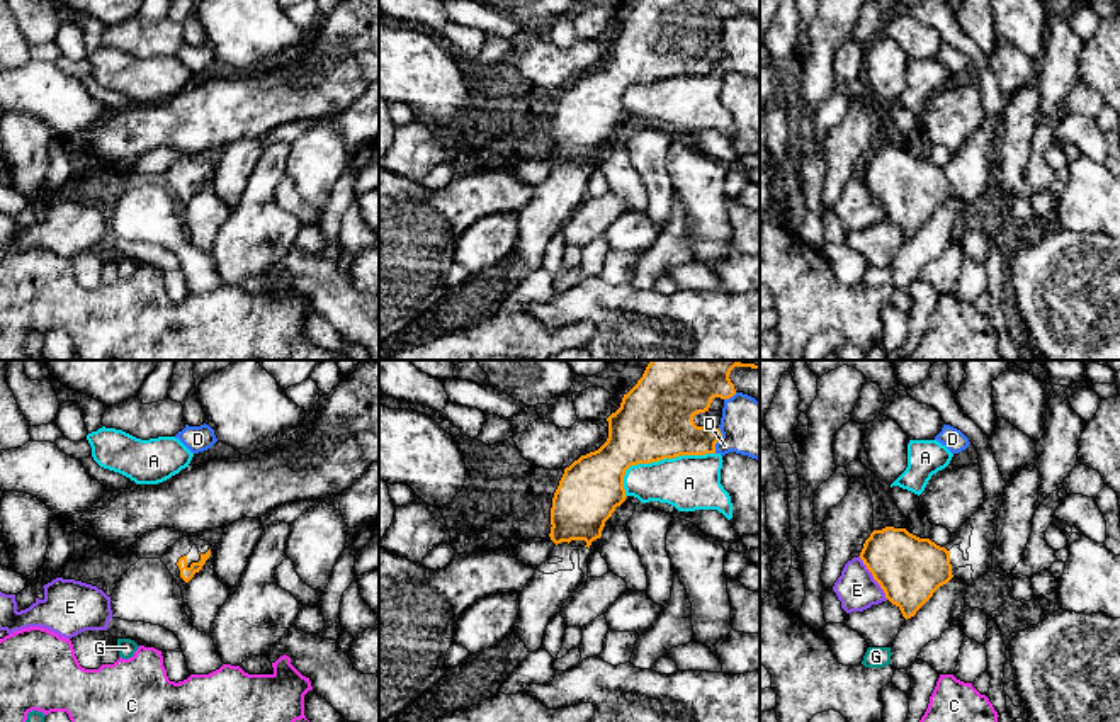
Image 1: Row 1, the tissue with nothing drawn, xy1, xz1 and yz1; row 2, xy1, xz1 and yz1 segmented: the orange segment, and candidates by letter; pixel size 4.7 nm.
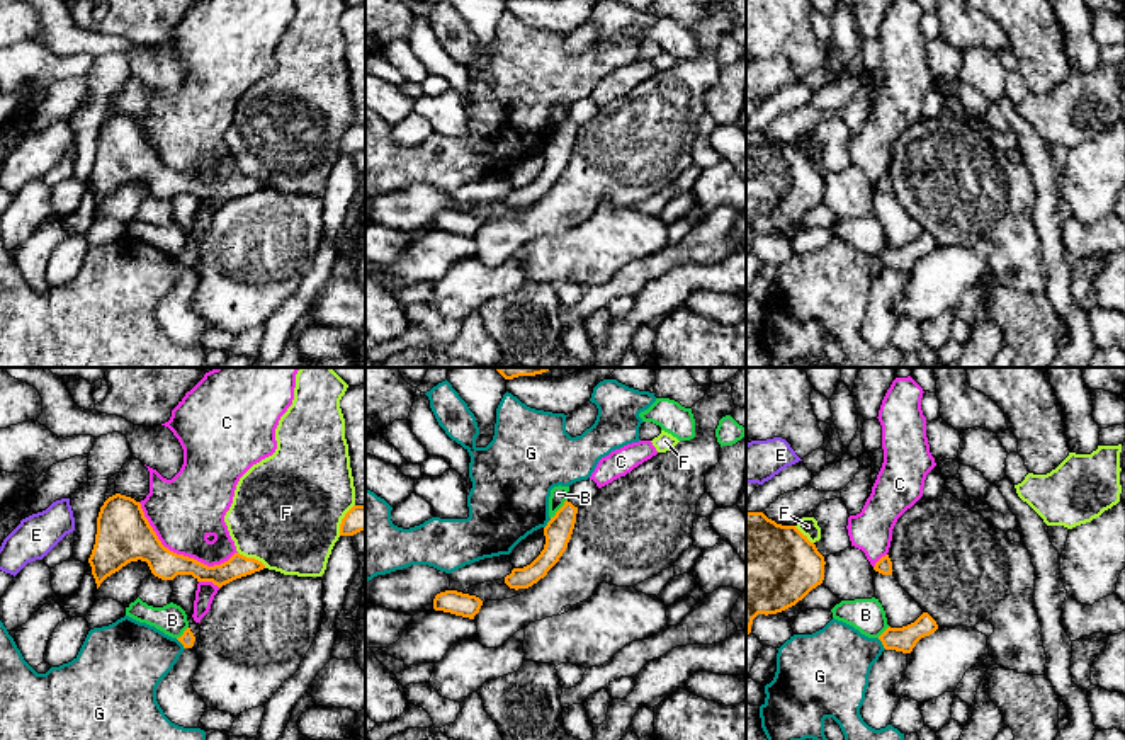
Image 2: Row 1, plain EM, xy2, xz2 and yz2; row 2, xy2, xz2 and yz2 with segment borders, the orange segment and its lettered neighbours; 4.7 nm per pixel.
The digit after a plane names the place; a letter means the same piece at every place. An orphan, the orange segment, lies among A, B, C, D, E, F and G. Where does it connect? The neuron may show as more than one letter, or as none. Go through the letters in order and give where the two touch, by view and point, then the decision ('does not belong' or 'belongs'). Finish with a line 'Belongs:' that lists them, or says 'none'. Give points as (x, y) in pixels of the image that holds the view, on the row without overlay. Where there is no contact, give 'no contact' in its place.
A: meets orange in xz1 at (658, 78); does not belong
B: meets orange in xz2 at (559, 128); does not belong
C: meets orange in xy2 at (179, 174); does not belong
D: meets orange in xz1 at (718, 60); does not belong
E: meets orange in yz1 at (874, 197); does not belong
F: meets orange in xy2 at (252, 177); does not belong
G: meets orange in yz2 at (882, 262); does not belong
Belongs: none

